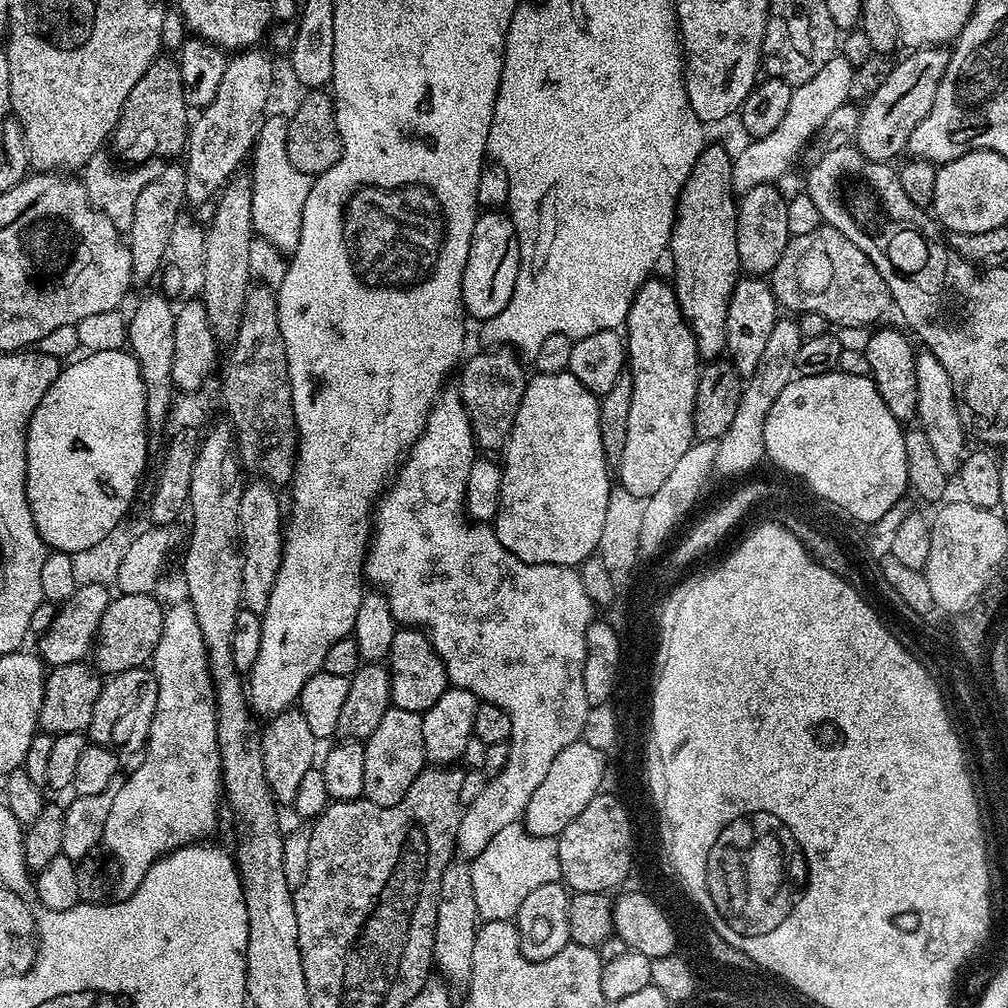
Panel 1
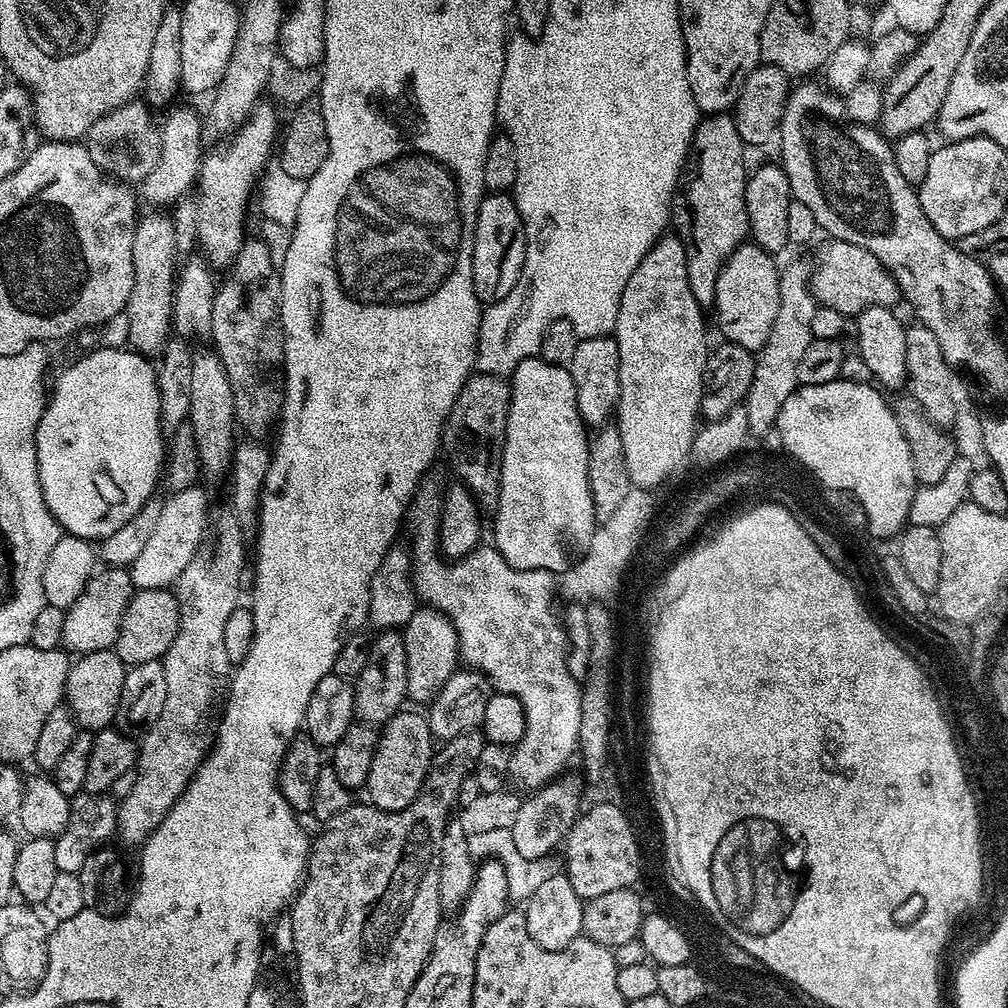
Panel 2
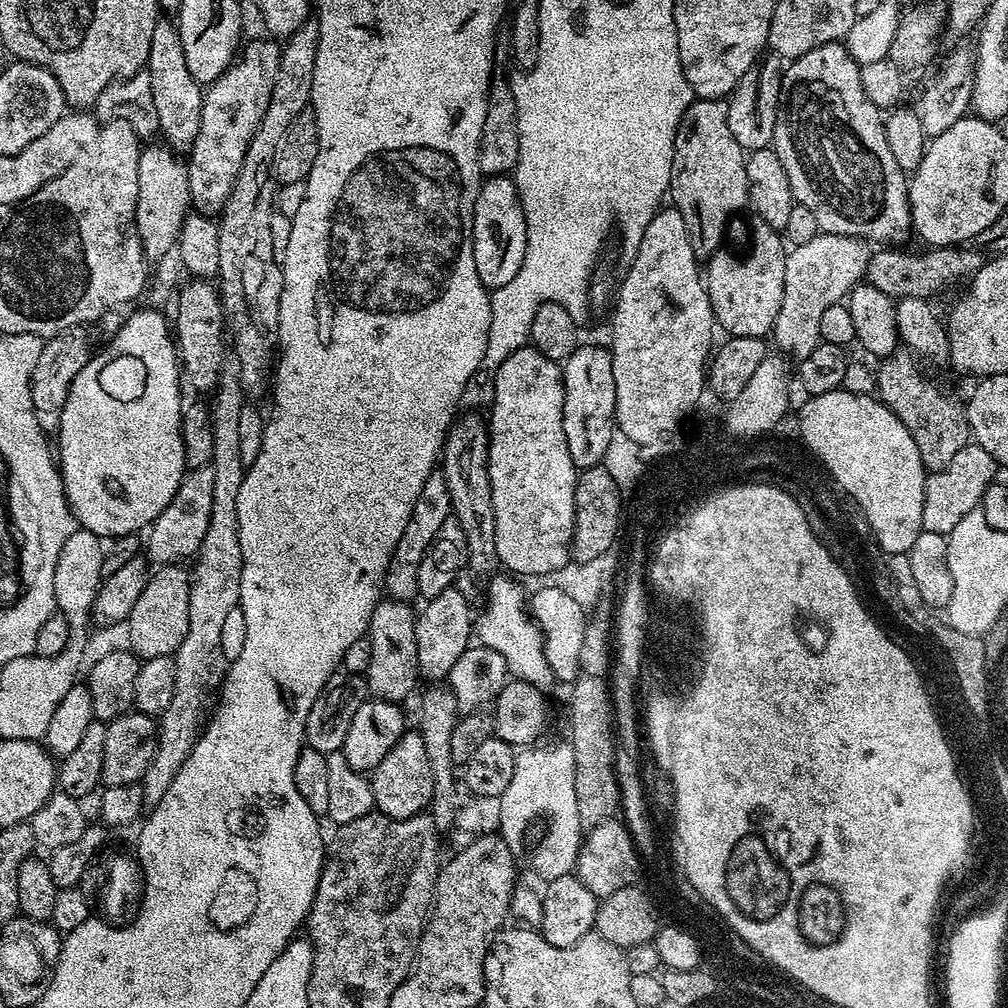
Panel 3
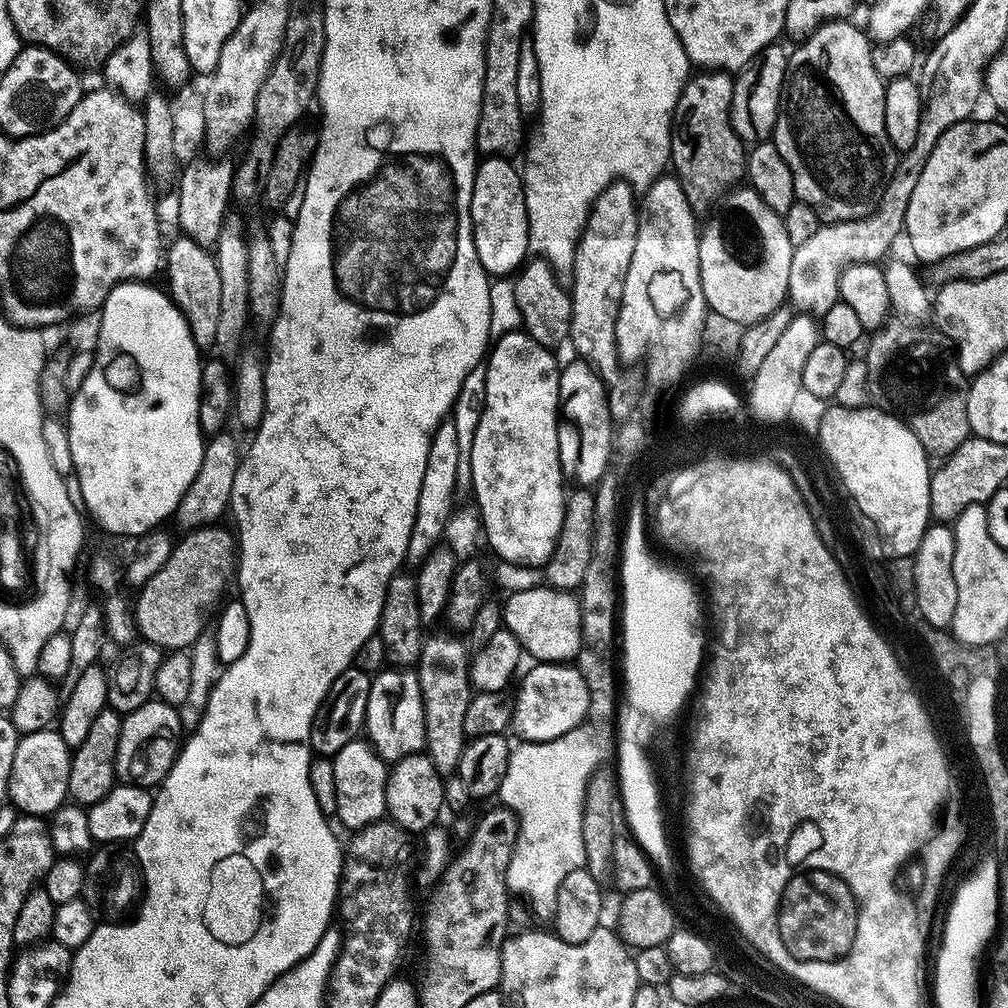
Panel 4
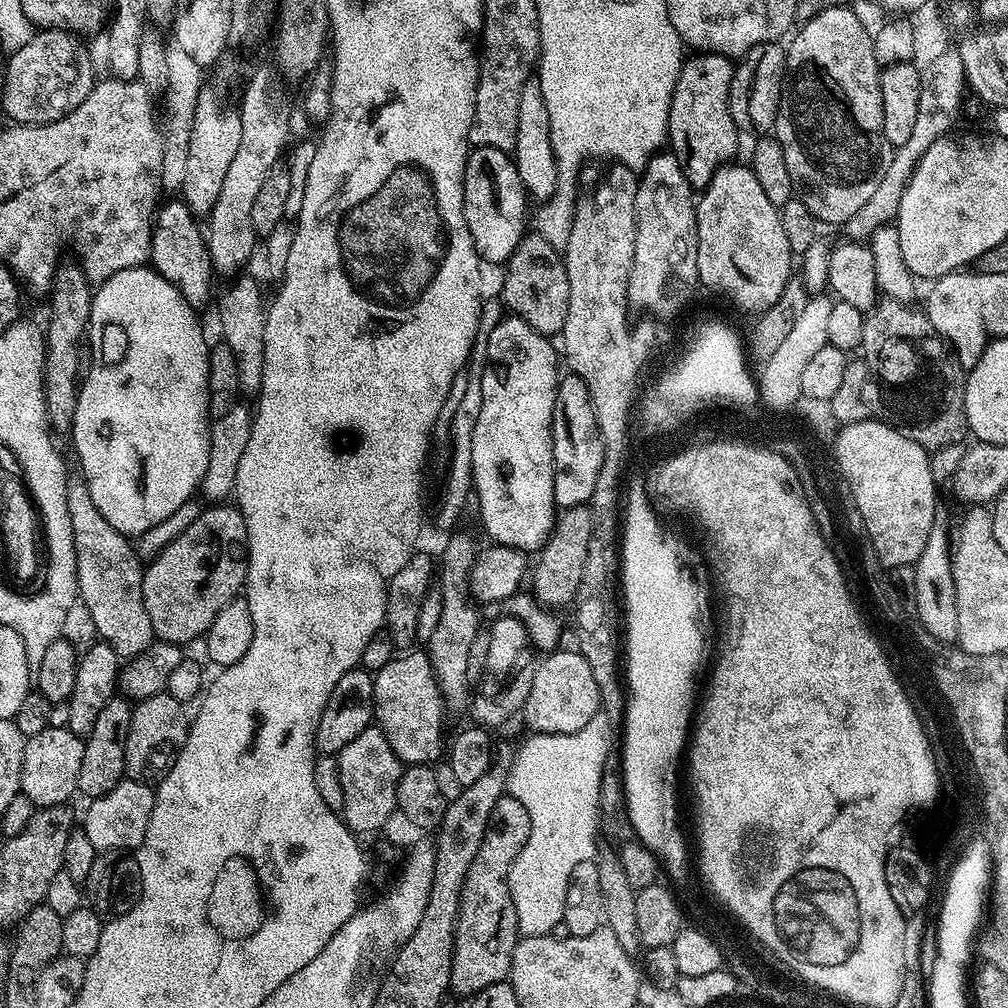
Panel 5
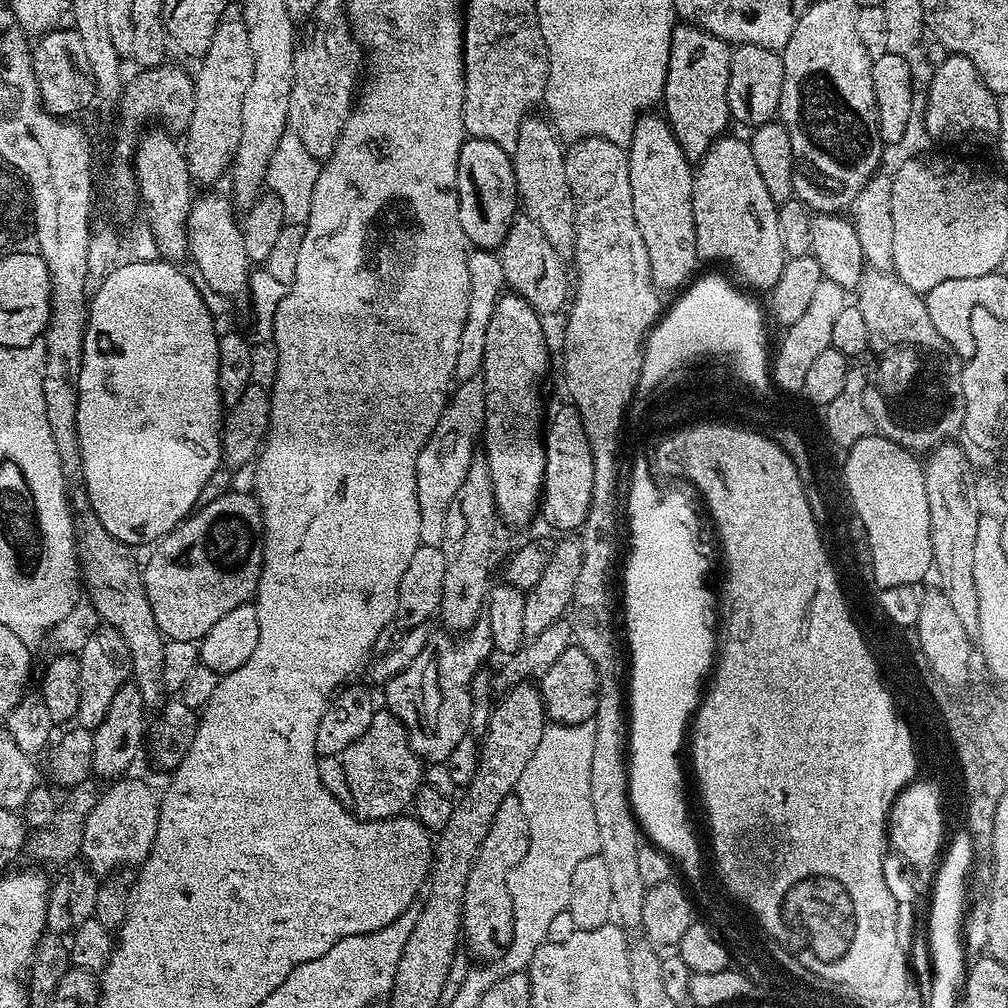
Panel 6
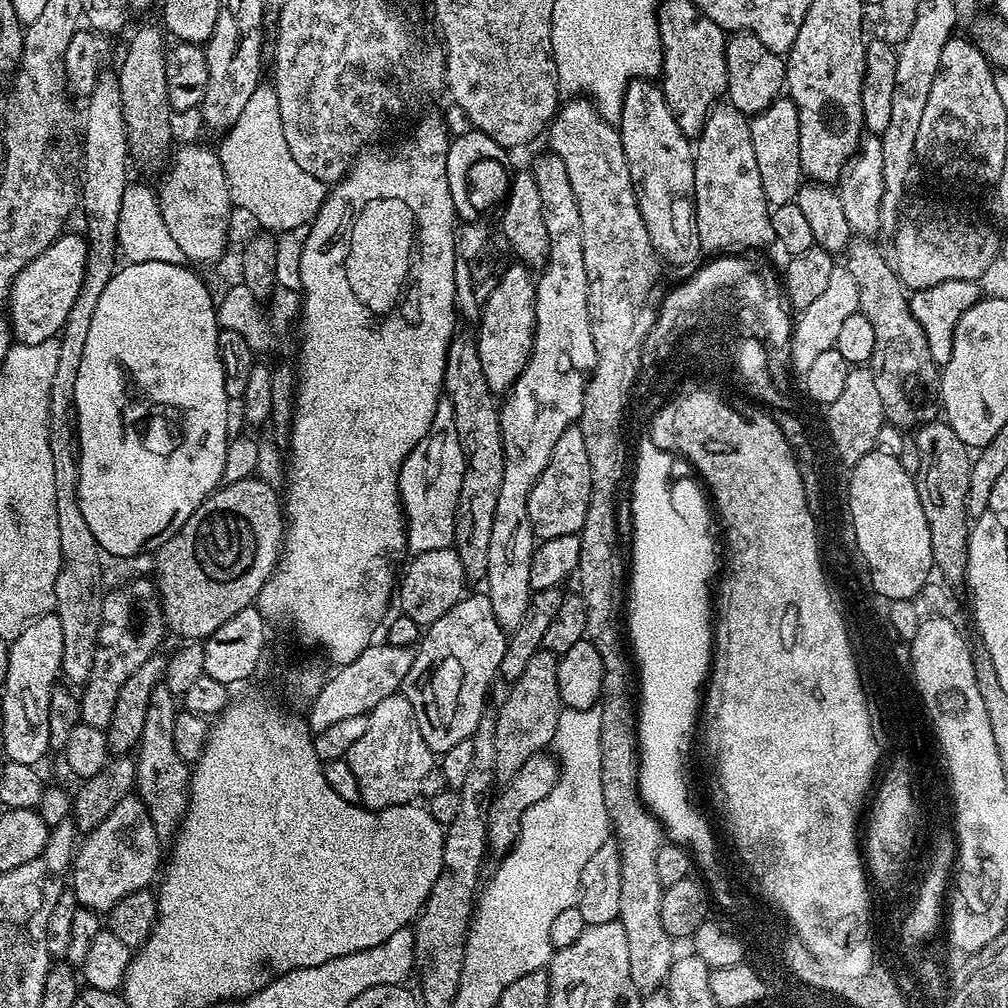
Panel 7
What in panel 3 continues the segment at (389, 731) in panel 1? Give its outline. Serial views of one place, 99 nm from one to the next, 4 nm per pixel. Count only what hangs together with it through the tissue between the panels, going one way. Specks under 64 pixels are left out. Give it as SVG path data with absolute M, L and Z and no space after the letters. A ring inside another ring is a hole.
M406 730L394 746L390 746L390 754L378 762L378 766L370 773L374 790L375 811L395 820L405 820L411 816L419 816L431 805L434 794L434 774L430 770L430 761L426 759L426 745L422 743L419 731Z

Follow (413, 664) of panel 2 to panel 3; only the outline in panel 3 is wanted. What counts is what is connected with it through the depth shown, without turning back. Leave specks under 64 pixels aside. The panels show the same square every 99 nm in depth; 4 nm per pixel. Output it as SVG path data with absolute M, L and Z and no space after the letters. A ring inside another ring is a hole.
M453 586L442 590L442 594L431 597L423 609L419 609L414 626L414 635L418 637L418 666L421 677L428 682L440 682L448 677L454 662L470 646L474 636L474 612L468 600Z

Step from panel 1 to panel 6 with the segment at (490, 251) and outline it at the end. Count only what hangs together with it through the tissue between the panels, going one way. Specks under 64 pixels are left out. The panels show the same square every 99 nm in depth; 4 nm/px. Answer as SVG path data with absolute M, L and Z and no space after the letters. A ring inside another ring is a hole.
M475 138L465 139L458 154L456 171L456 193L458 194L458 222L464 231L464 239L469 245L480 250L499 249L506 238L508 227L518 212L518 174L512 168L512 157L494 142Z

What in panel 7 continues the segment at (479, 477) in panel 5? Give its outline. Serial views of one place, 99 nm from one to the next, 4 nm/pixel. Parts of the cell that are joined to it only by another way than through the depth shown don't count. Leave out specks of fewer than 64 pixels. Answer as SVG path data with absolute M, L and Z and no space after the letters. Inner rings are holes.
M512 262L500 273L498 286L488 299L483 301L484 317L480 320L480 333L475 333L474 339L478 358L482 362L482 374L486 374L486 382L493 394L504 394L511 389L522 374L522 370L528 365L528 359L532 353L532 342L536 338L536 280L533 273L519 262Z

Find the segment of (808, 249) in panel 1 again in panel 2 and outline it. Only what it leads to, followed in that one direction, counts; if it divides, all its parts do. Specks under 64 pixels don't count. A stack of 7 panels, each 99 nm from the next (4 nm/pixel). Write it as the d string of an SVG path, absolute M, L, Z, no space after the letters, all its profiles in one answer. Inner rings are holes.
M829 239L827 243L828 245L820 252L820 269L817 272L815 269L810 280L812 296L817 305L838 310L845 318L855 318L870 306L895 309L896 303L901 303L902 293L898 282L888 273L886 266L882 266L882 262L878 262L878 258L870 254L870 250L862 250L862 246L854 246L845 240Z

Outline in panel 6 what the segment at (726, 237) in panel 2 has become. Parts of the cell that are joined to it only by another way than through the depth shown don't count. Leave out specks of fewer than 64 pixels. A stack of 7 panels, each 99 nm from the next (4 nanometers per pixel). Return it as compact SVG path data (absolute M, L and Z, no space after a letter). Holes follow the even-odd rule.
M680 22L672 29L662 109L678 146L682 146L682 154L690 162L703 160L712 145L727 133L724 131L730 125L728 83L732 54L727 40L711 36L694 24Z

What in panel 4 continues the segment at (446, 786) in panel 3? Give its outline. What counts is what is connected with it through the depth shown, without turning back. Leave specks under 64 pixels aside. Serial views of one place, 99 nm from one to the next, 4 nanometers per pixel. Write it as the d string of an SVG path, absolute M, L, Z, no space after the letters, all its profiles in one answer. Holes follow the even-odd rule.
M429 635L422 646L420 662L414 668L424 703L426 754L434 762L438 774L445 778L456 776L456 767L466 743L466 706L470 706L474 695L472 680L468 677L470 648L465 641L464 644L452 636Z

